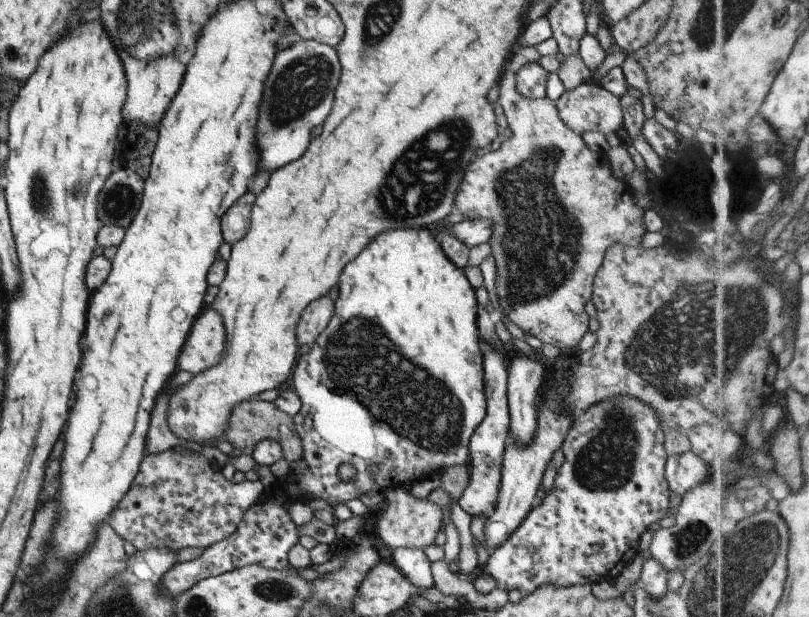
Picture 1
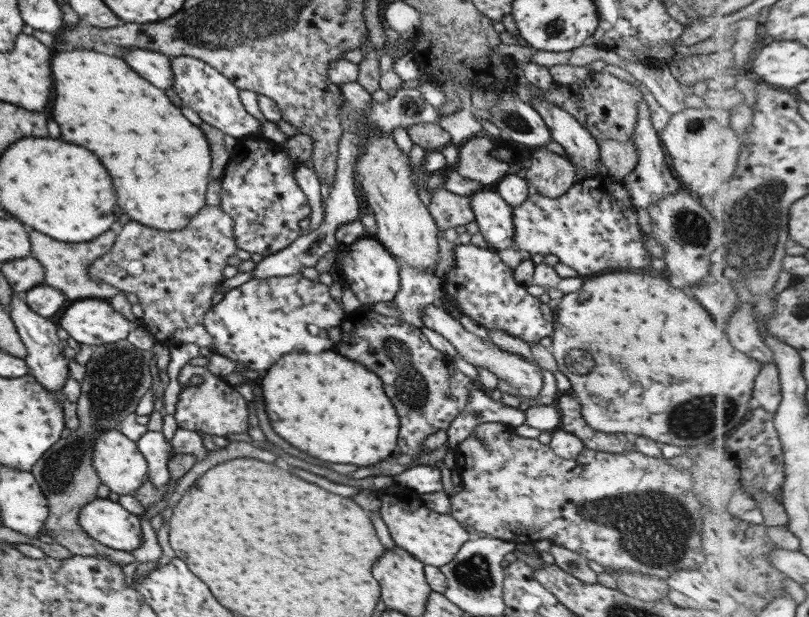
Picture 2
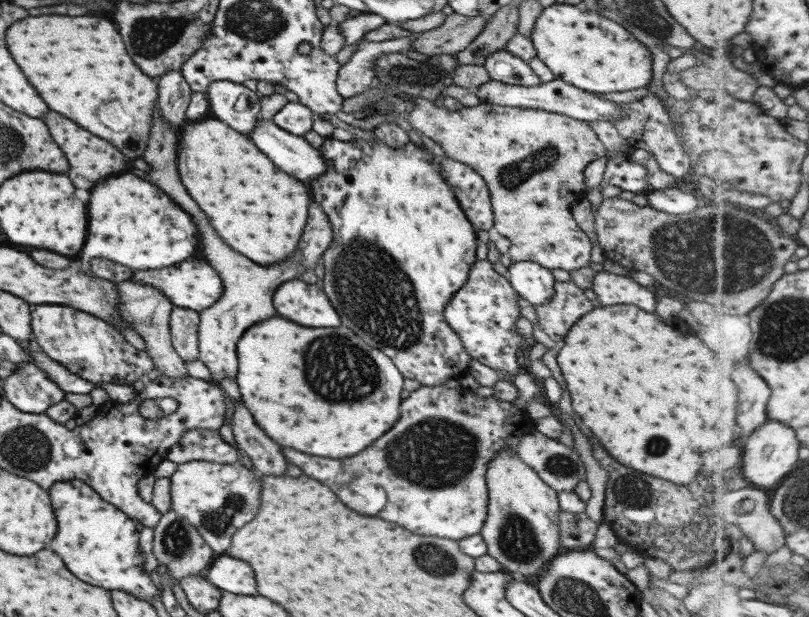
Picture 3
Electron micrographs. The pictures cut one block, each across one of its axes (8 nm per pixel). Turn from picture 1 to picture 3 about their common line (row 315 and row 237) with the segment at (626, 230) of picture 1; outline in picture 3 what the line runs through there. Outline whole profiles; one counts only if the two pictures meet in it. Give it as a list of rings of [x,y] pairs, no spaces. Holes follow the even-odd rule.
[[[415,97],[414,108],[406,115],[406,121],[425,142],[433,147],[440,146],[447,157],[466,164],[481,176],[489,191],[493,228],[509,239],[506,255],[512,262],[529,260],[543,268],[561,268],[568,273],[577,268],[588,268],[591,243],[577,226],[568,206],[584,195],[585,166],[595,158],[604,156],[603,145],[589,123],[553,112],[499,107],[485,102],[473,108],[462,107],[456,112],[449,112],[421,97]]]

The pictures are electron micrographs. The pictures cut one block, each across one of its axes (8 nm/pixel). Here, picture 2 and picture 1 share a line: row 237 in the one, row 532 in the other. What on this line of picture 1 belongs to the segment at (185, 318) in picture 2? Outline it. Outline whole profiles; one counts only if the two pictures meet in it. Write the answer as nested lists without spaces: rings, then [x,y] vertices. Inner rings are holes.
[[[165,450],[157,454],[147,454],[135,474],[129,490],[111,510],[111,518],[107,520],[111,530],[129,542],[137,552],[149,550],[151,547],[167,548],[177,552],[182,548],[204,549],[210,547],[235,532],[237,525],[242,521],[245,510],[258,500],[263,491],[262,483],[245,479],[233,484],[221,476],[219,467],[203,455],[191,450],[183,450],[179,454]]]

